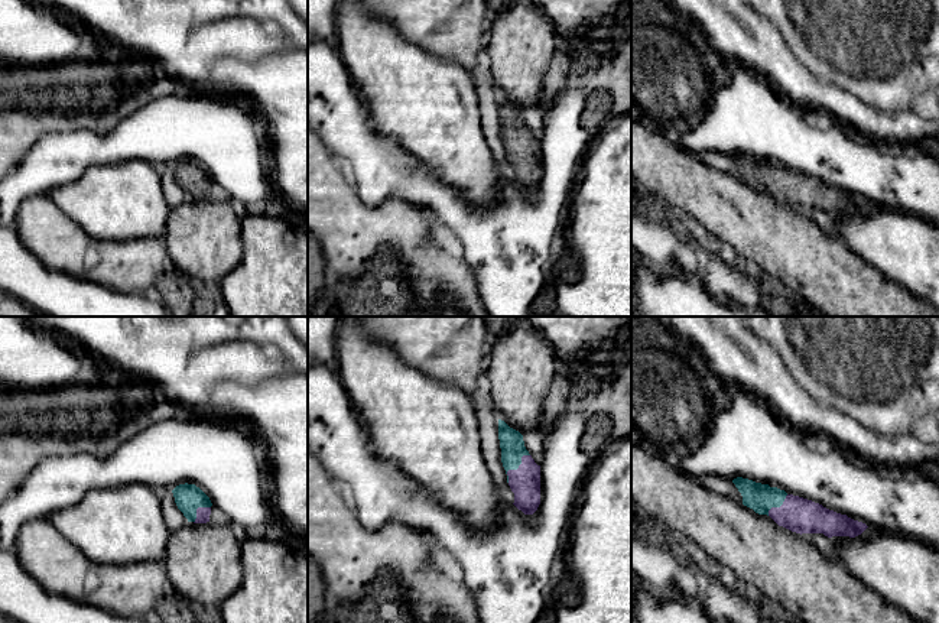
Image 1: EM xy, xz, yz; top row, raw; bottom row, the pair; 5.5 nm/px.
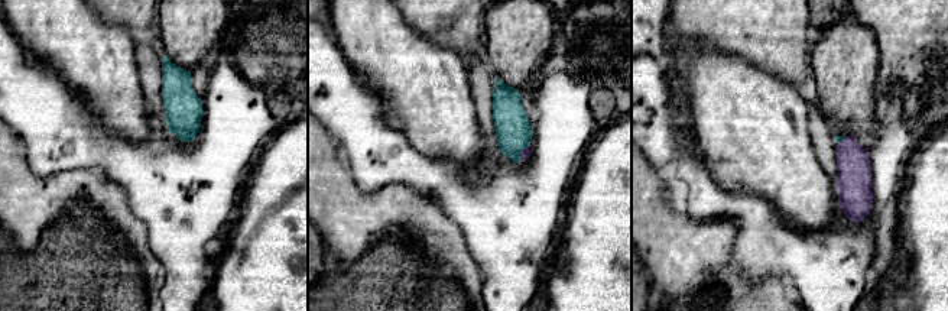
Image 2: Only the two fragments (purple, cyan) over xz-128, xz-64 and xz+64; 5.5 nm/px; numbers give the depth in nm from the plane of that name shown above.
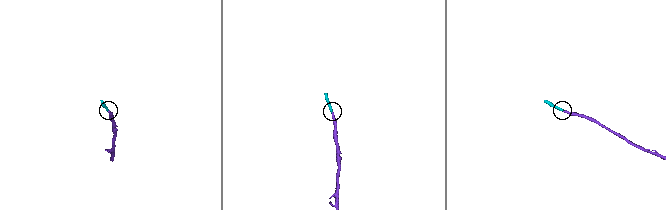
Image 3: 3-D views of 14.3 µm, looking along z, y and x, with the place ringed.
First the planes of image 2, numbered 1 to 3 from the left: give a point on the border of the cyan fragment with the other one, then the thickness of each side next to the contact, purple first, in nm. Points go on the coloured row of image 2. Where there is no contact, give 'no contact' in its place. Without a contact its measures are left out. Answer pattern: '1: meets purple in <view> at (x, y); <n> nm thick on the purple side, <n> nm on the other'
1: no contact
2: meets purple in xz-64 at (520, 152); 50 nm thick on the purple side, 200 nm on the other
3: meets purple in xz+64 at (840, 142); 200 nm thick on the purple side, 40 nm on the other

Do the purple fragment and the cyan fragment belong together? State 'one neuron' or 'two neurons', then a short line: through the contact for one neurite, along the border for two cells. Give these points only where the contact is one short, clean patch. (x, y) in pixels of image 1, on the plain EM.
one neuron | xz (525, 158), (523, 151), (517, 145), (512, 120)

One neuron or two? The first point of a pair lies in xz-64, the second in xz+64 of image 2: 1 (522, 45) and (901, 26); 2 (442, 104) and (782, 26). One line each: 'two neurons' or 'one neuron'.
1: two neurons
2: two neurons

